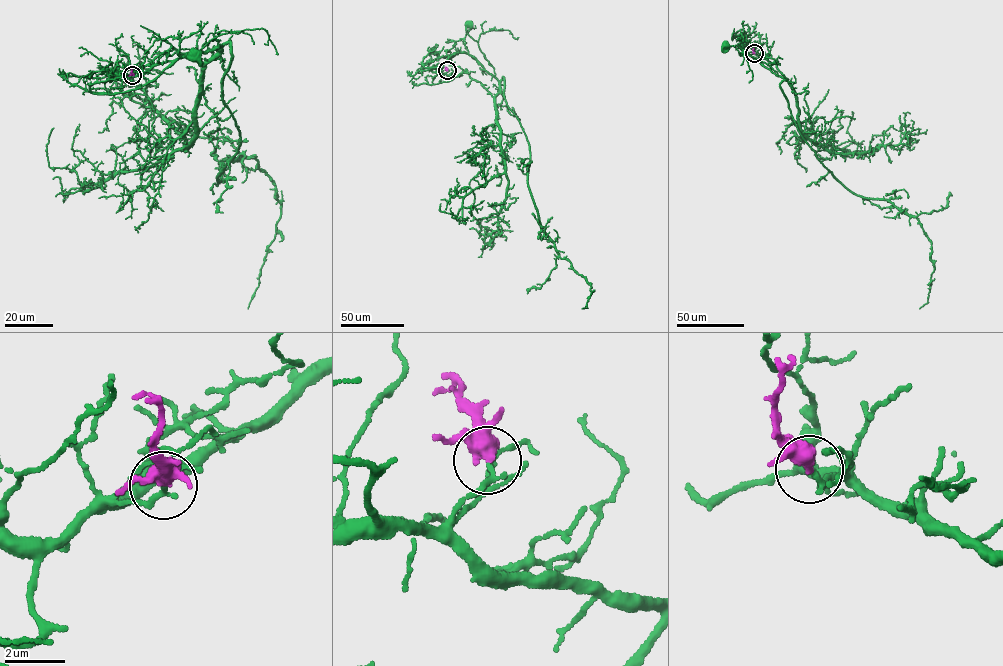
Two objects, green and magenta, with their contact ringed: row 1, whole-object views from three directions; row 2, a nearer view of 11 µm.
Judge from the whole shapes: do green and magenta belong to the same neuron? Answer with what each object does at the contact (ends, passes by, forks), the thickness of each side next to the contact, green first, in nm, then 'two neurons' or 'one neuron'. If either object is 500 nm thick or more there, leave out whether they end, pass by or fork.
green ends there; magenta passes by; 160 nm thick on the green side, 400 nm on the other; two neurons

